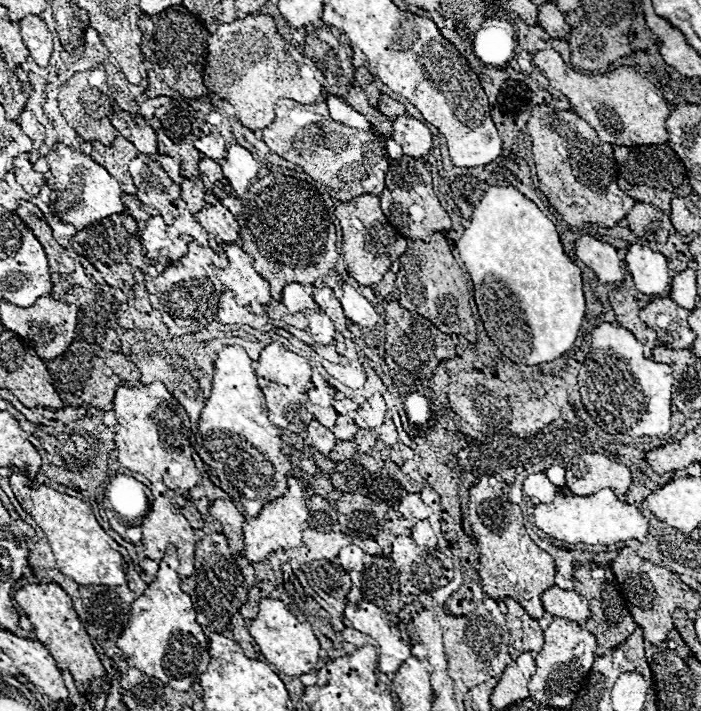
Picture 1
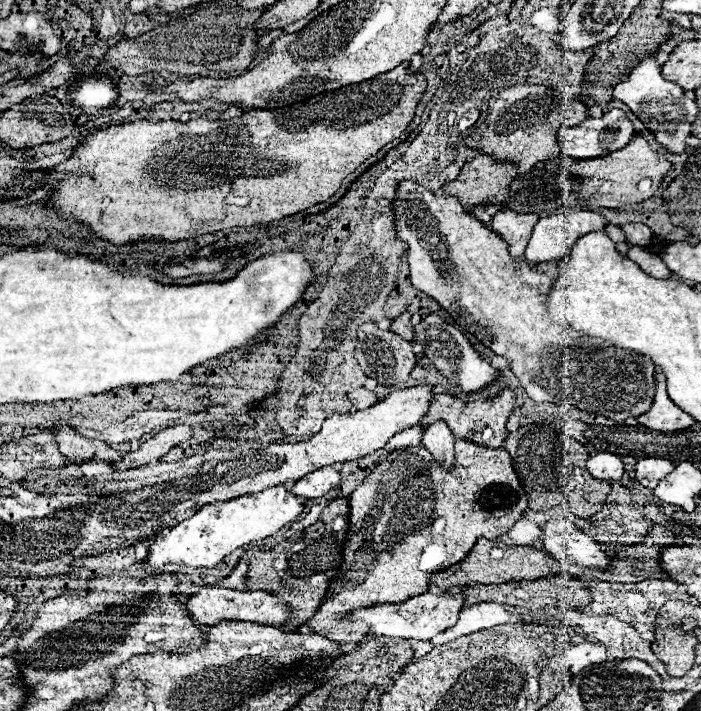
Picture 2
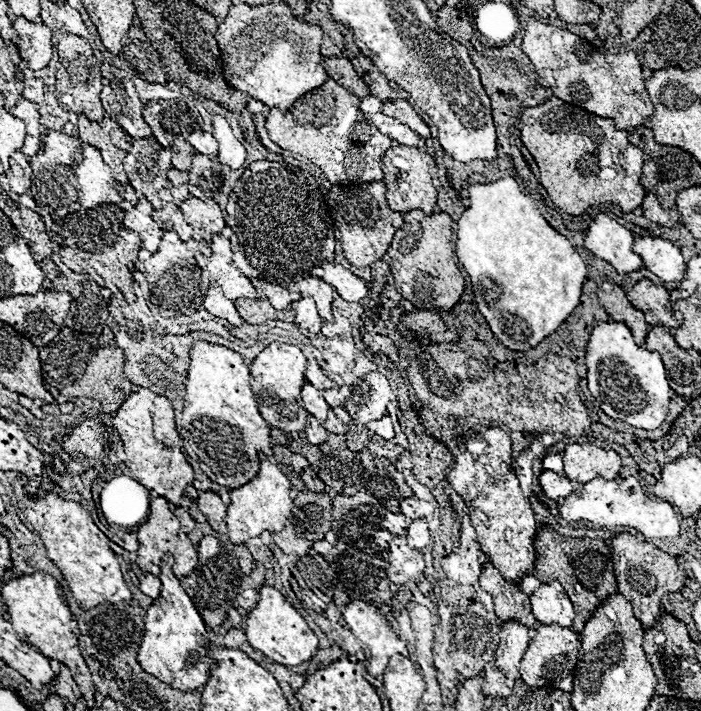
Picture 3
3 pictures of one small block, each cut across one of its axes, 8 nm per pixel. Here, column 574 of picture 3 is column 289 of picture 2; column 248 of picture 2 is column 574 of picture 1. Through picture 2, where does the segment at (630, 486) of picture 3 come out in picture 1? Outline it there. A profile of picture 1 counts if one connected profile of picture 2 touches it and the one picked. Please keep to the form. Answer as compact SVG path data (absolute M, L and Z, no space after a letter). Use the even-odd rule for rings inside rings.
M568 486L562 488L564 492L560 490L550 504L534 506L534 524L548 536L572 544L582 542L592 546L610 546L626 538L642 540L648 534L648 516L644 516L636 506L622 502L612 490L604 488L592 496L576 496L568 490Z

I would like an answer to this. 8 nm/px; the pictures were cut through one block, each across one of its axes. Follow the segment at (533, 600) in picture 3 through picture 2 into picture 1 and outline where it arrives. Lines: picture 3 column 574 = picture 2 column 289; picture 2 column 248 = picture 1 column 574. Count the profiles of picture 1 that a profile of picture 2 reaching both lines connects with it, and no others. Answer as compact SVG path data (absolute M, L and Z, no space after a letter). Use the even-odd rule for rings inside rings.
M552 586L540 598L542 598L544 610L552 616L572 618L572 622L580 622L580 624L584 624L590 616L588 600L574 590L562 590L558 586Z

